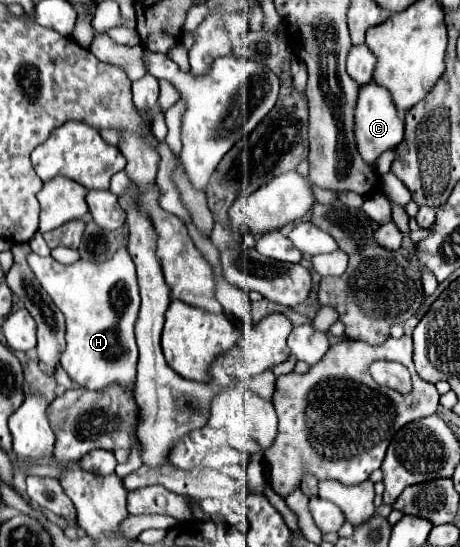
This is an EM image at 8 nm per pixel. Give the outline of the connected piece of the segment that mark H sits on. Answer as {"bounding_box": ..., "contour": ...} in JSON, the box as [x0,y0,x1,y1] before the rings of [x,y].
{"bounding_box":[28,247,140,391],"contour":[[[120,247],[114,257],[104,263],[80,259],[72,265],[62,265],[52,257],[40,257],[30,251],[28,265],[56,307],[66,315],[68,345],[60,357],[60,365],[70,379],[76,385],[96,391],[110,383],[134,383],[138,363],[134,325],[138,319],[140,295],[136,269],[128,249]]]}

